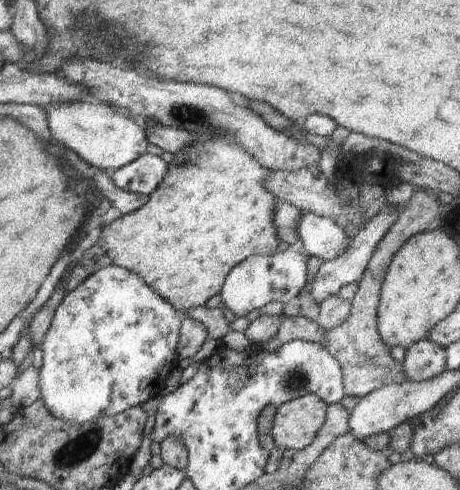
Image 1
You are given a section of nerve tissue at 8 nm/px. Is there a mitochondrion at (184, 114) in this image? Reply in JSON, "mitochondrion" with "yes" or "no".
{"mitochondrion":"yes"}

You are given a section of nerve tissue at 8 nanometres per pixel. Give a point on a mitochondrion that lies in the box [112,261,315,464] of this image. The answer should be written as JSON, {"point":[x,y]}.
{"point":[295,378]}

